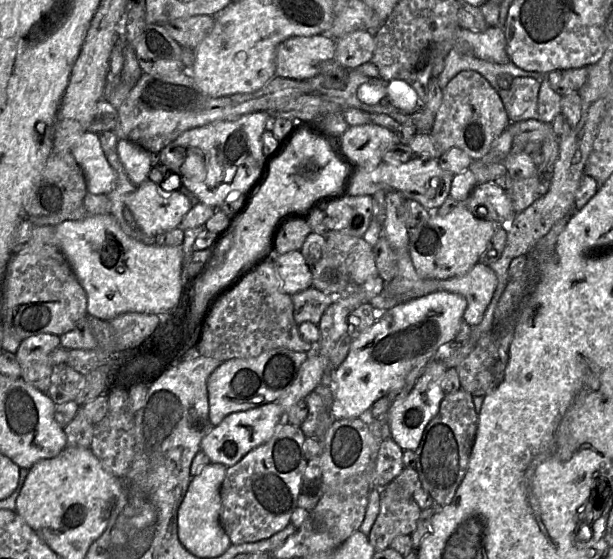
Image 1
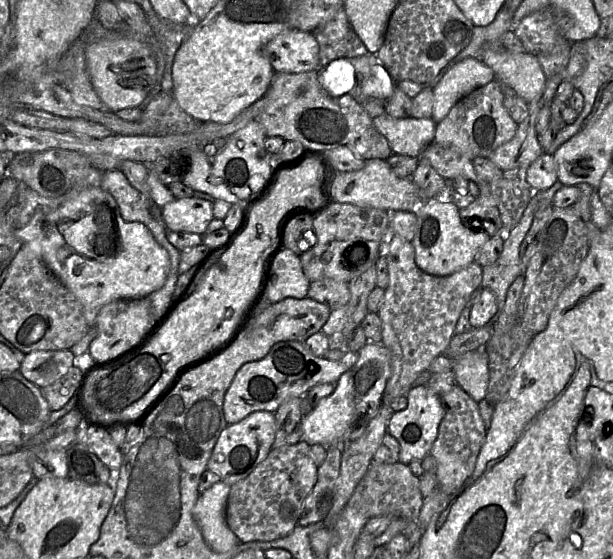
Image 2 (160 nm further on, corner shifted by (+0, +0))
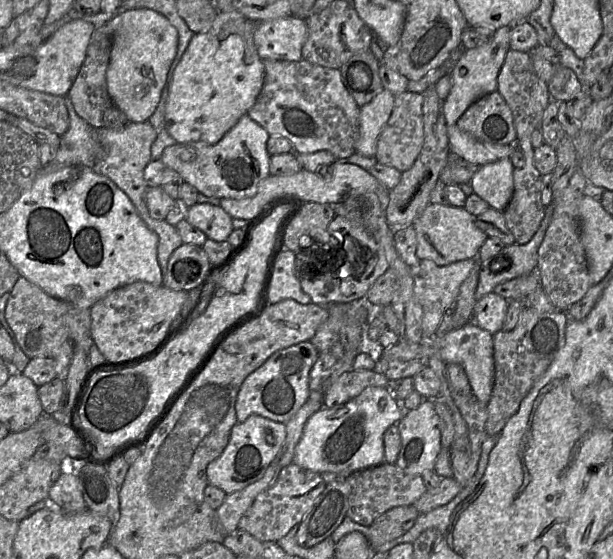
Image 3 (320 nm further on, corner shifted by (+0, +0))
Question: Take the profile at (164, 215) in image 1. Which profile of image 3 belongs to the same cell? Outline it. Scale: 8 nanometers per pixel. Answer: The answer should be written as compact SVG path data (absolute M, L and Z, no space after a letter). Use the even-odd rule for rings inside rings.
M210 203L189 206L185 220L218 242L227 241L235 229L233 218L221 206Z

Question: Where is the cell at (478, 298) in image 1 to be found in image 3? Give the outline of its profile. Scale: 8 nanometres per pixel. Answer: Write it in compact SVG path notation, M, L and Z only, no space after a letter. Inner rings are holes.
M490 292L477 300L473 313L474 323L494 335L503 329L508 308L508 300Z

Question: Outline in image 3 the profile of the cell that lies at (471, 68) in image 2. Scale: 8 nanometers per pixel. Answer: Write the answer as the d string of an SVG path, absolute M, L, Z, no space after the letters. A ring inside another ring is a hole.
M503 26L496 30L490 40L477 48L464 50L461 57L452 67L452 86L448 96L443 100L443 111L447 126L455 124L470 105L481 97L497 91L498 75L510 49L510 34L513 26Z

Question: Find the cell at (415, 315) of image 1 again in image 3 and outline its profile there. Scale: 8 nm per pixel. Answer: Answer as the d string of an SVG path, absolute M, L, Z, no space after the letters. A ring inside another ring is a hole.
M370 386L345 404L323 406L307 421L295 448L293 462L319 474L332 472L345 477L355 471L385 463L384 433L409 412L401 407L399 401L389 388Z

